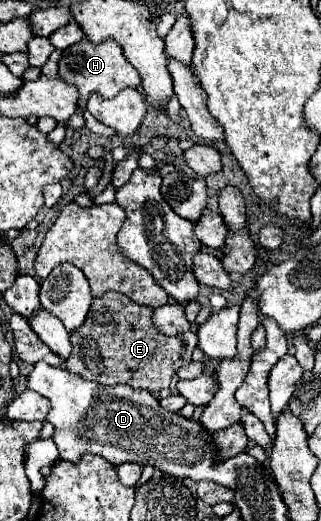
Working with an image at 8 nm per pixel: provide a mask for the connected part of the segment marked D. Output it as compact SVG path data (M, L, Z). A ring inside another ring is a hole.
M41 362L33 366L27 386L51 404L45 422L55 428L51 440L59 448L61 460L77 462L83 454L97 454L115 466L123 462L151 464L171 476L189 478L189 442L213 442L195 420L163 410L153 394L133 390L125 384L91 384L65 368L53 368Z

